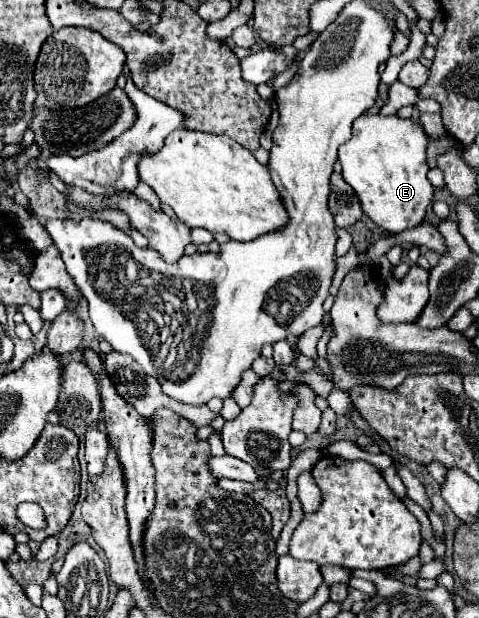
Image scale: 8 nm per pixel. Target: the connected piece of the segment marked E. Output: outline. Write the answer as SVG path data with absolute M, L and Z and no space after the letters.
M361 115L353 123L351 139L339 147L343 179L359 197L363 213L391 235L419 225L433 201L433 185L427 179L427 137L423 127L397 115Z

